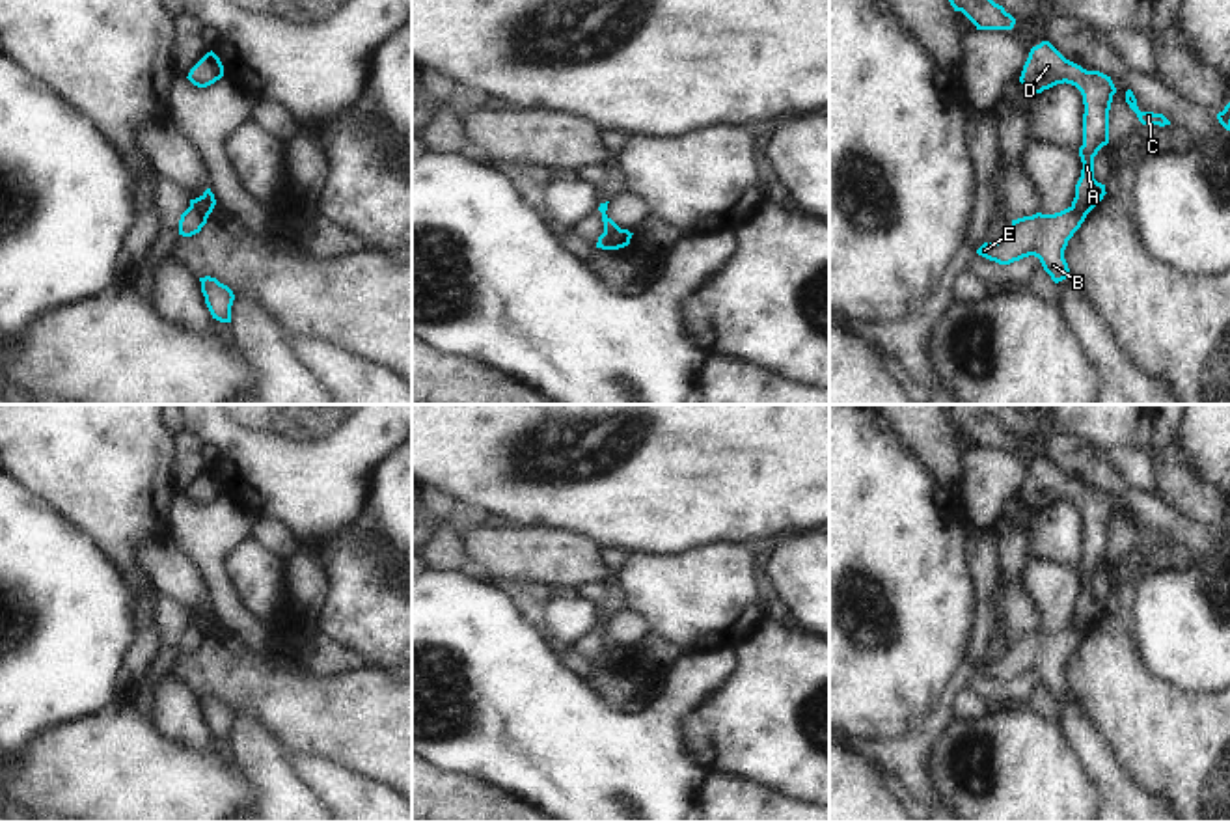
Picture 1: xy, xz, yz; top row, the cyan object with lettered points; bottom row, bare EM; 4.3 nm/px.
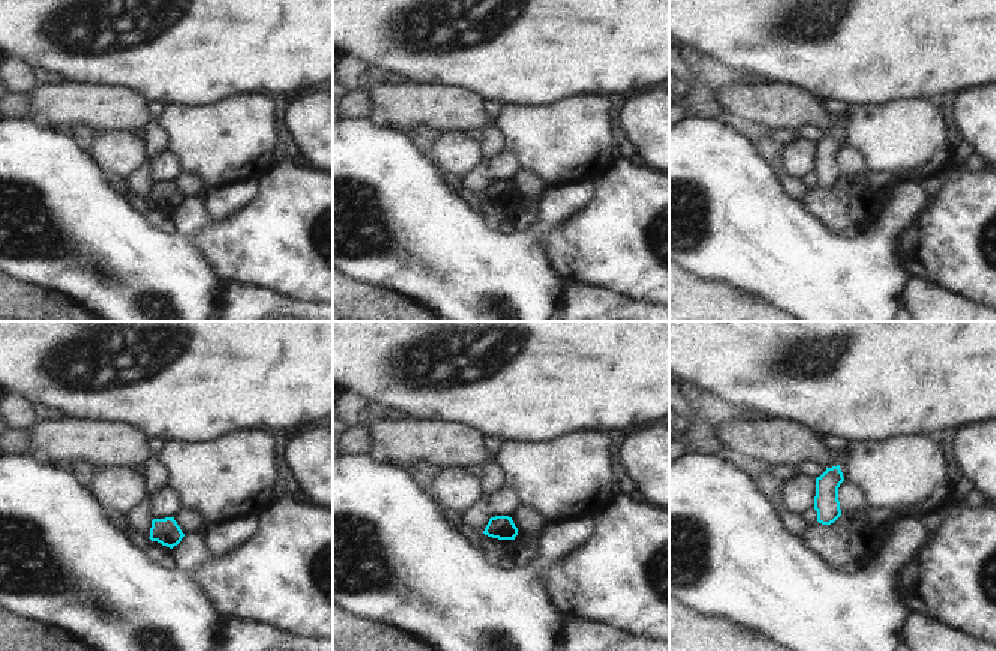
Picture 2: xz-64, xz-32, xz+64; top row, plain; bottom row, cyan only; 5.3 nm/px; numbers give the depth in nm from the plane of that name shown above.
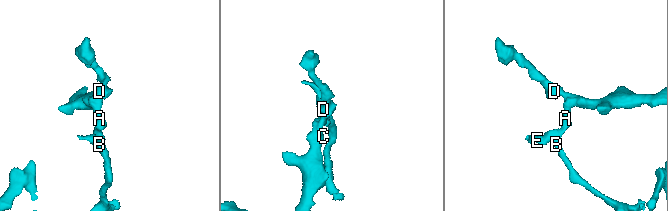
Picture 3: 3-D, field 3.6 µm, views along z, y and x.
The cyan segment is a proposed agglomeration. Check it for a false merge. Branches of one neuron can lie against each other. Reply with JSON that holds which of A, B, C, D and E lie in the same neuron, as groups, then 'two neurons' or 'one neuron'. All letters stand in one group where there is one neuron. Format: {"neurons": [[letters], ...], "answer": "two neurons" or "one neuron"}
{"neurons": [["A", "C", "D"], ["B", "E"]], "answer": "two neurons"}

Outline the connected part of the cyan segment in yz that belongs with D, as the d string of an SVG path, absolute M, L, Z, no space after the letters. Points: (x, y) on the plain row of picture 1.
M1042 459L1031 466L1019 500L1034 511L1064 500L1081 509L1085 522L1083 563L1079 565L1083 587L1072 624L1088 632L1107 611L1105 602L1094 596L1094 574L1109 561L1109 527L1116 511L1111 494L1083 486L1066 477L1049 459Z

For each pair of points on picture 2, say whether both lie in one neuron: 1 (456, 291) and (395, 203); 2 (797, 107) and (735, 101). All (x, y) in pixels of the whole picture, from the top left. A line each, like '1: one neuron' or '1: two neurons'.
1: one neuron
2: one neuron

